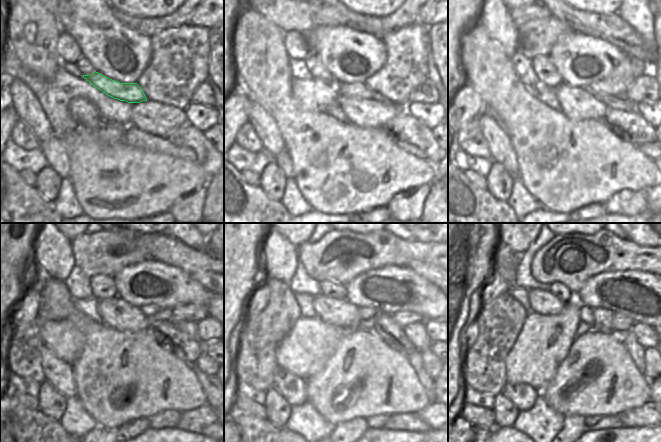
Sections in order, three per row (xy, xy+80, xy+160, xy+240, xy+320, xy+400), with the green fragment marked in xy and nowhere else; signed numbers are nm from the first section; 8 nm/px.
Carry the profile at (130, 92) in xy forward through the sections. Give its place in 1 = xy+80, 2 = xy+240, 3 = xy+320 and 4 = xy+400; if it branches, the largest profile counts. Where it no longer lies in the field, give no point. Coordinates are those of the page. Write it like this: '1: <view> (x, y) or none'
1: xy+80 (355, 90)
2: xy+240 (186, 327)
3: xy+320 (415, 332)
4: xy+400 (646, 336)

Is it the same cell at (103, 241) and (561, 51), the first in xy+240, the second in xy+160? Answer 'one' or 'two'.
two

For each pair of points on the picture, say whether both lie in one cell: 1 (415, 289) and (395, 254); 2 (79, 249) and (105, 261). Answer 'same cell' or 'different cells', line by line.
1: different cells
2: same cell

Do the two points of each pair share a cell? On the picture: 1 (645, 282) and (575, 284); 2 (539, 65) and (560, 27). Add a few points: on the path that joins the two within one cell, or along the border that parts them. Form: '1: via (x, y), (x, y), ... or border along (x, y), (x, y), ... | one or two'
1: border along (605, 272), (591, 276), (575, 295) | two
2: border along (547, 55), (535, 55), (531, 59) | two

